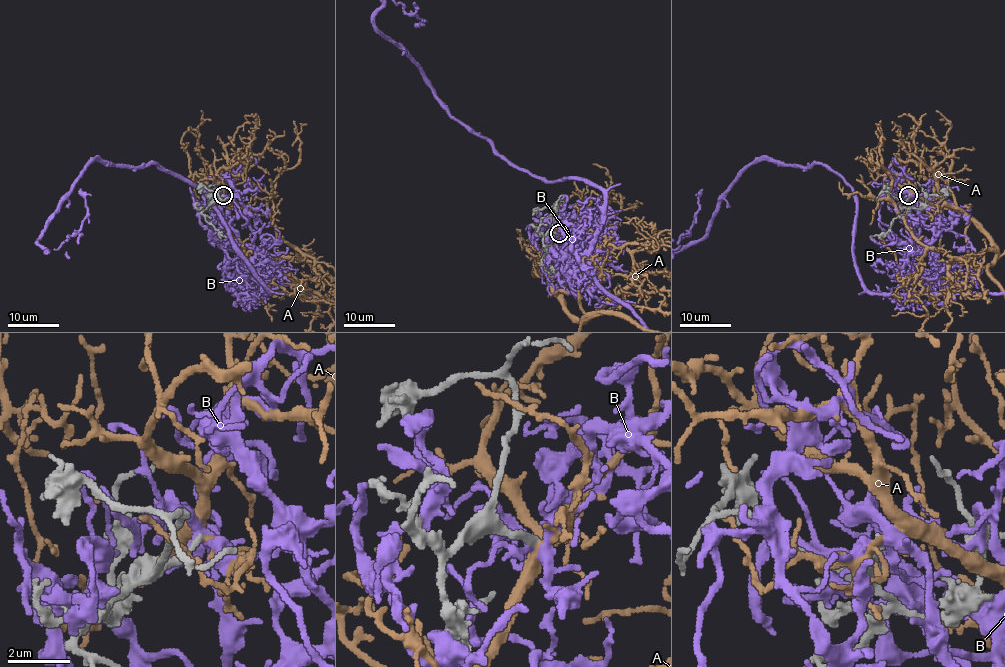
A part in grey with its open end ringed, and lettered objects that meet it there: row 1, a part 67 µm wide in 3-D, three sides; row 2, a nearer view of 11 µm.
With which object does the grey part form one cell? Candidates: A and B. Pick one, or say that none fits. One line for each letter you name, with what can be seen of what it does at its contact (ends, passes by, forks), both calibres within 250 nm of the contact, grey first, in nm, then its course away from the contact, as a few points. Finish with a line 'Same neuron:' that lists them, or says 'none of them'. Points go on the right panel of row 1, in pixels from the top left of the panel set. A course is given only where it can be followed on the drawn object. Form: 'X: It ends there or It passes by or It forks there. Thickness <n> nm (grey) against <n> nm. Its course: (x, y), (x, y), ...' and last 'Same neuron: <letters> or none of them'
Same neuron: none of them

